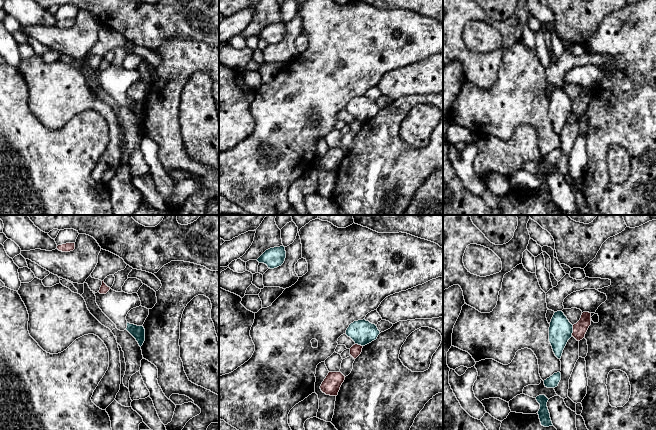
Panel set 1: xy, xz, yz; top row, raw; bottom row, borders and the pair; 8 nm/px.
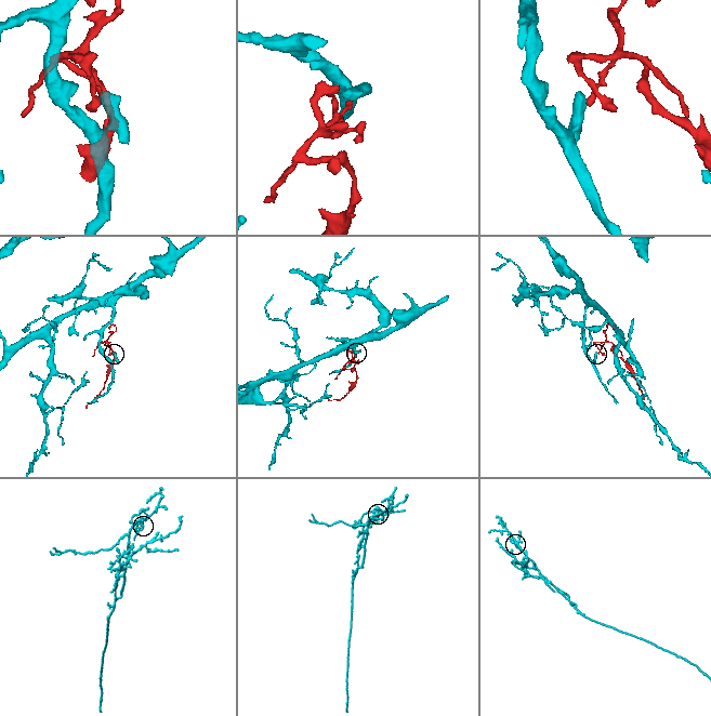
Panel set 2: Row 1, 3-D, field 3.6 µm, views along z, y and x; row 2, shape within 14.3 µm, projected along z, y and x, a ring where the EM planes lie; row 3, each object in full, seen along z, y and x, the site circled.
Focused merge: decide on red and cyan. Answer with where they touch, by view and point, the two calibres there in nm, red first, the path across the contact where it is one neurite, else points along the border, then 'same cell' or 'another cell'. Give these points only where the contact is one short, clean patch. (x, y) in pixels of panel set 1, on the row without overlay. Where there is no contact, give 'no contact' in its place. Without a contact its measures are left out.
yz (573, 106) | 110/190 nm | along yz (573, 101), (571, 111) | another cell

